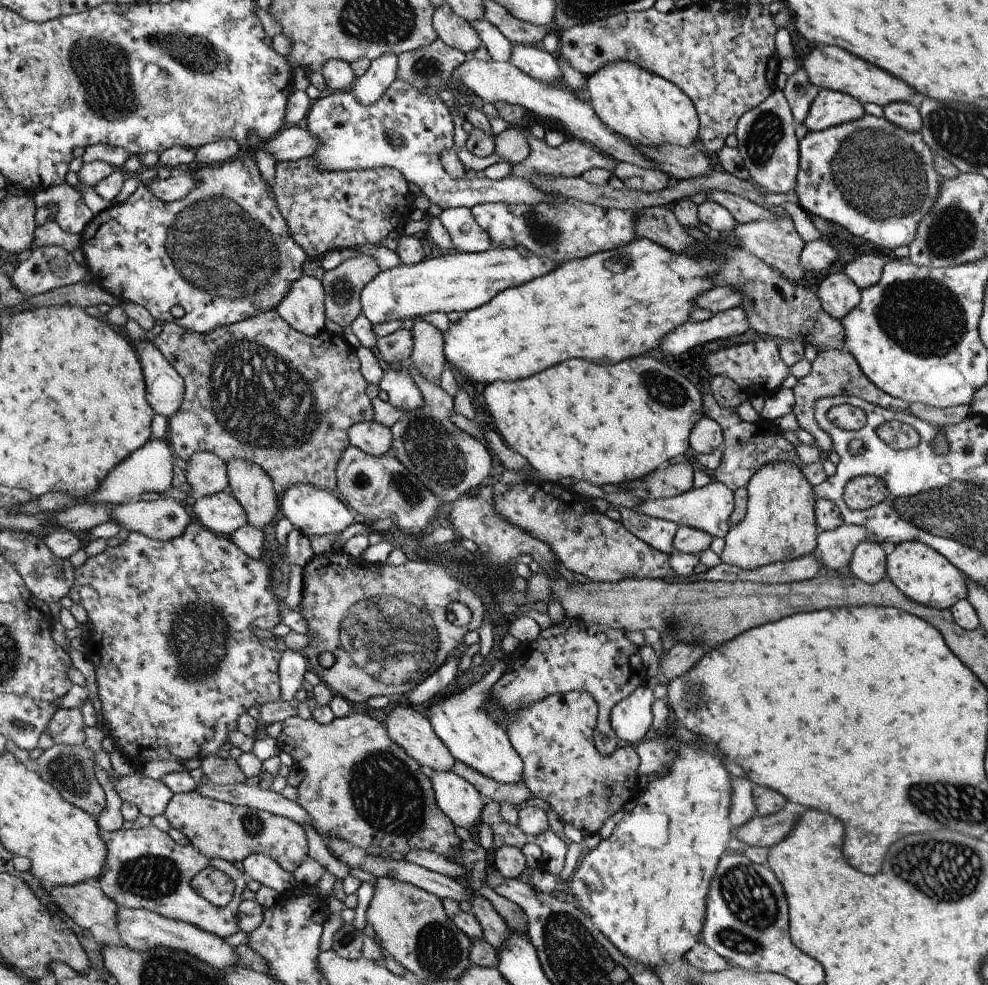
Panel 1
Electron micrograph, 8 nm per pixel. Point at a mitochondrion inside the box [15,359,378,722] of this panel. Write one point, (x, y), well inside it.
(200, 632)

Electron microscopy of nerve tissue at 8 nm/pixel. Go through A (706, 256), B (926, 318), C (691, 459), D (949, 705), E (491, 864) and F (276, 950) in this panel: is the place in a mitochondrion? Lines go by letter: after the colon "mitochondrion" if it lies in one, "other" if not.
A: mitochondrion
B: mitochondrion
C: other
D: other
E: other
F: other

